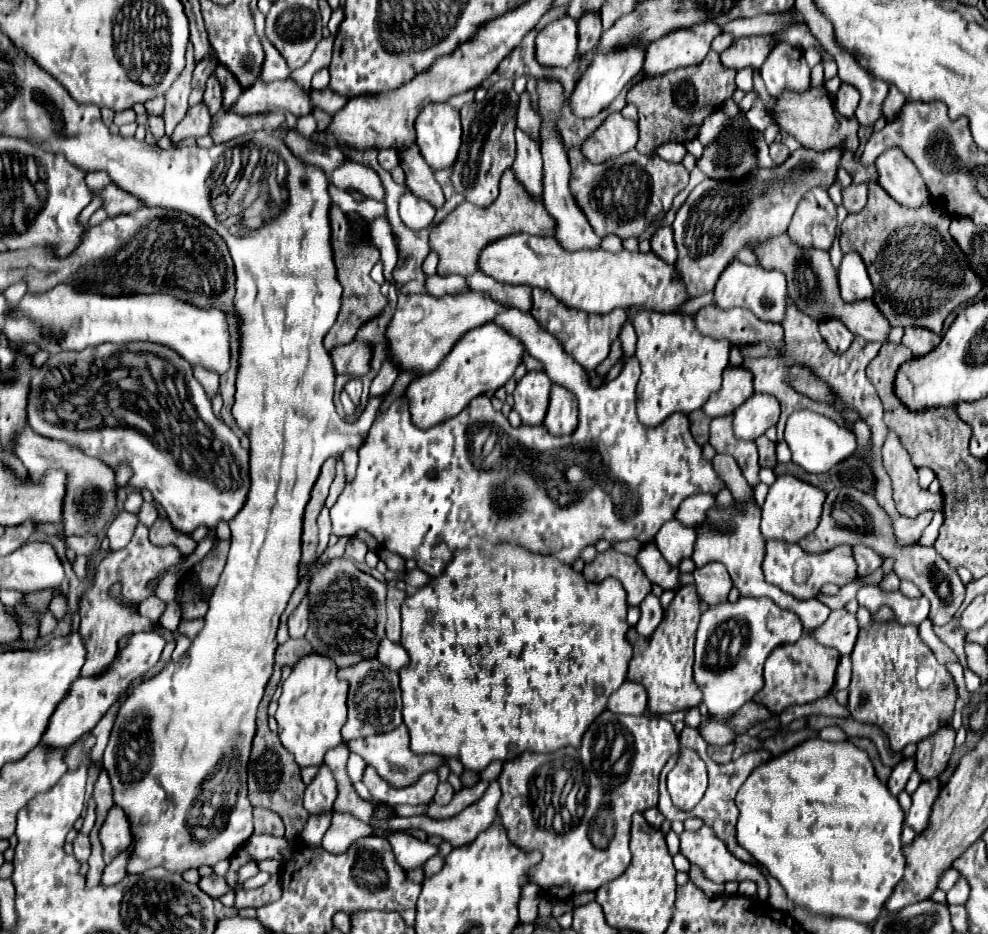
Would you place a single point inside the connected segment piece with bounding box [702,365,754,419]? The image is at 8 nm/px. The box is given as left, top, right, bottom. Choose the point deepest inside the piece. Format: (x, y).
(736, 387)

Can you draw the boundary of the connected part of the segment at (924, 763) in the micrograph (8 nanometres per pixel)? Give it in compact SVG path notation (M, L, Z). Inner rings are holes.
M944 727L938 735L932 735L918 743L916 771L922 777L922 781L936 779L946 769L954 749L954 737L956 733L952 731L952 727Z

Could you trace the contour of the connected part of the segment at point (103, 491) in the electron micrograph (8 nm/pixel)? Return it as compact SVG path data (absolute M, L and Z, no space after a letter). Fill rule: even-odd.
M30 427L20 433L20 449L16 449L18 459L30 471L34 481L40 481L48 469L60 469L66 473L66 495L62 503L62 527L66 535L100 535L114 519L116 509L116 473L114 469L96 459L86 455L82 449L68 445L66 441L54 441L34 433Z

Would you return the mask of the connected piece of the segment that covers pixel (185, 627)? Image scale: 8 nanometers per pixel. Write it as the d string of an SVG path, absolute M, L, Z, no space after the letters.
M181 619L178 627L178 632L185 635L190 640L193 640L196 635L203 629L204 619L194 619L190 621L185 621Z

